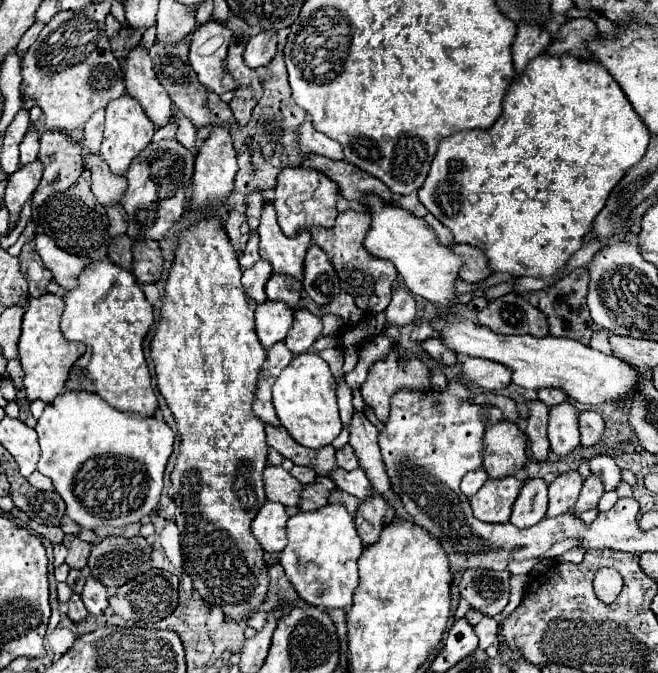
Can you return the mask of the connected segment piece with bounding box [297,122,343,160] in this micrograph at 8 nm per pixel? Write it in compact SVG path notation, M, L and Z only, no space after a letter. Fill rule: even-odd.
M303 122L297 128L297 140L303 152L315 152L333 160L343 160L343 148L335 140L317 132L311 122Z

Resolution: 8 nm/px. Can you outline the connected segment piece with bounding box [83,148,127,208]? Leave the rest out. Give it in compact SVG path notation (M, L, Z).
M83 148L83 162L85 168L91 170L91 190L95 194L95 198L99 200L99 204L107 206L117 206L123 198L123 192L127 190L127 180L123 176L113 176L109 166L103 162L101 156L91 156L85 148Z

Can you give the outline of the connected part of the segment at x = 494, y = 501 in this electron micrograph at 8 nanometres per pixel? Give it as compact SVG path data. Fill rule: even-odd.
M515 476L487 480L481 490L469 498L473 516L481 522L509 522L513 502L519 496L523 482Z

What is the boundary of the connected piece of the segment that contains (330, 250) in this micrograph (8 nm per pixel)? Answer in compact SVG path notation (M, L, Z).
M347 210L337 216L337 220L331 228L315 226L309 232L311 232L315 244L321 244L321 248L331 256L333 266L341 278L341 288L355 298L357 306L363 312L379 314L387 308L387 304L391 300L391 290L393 290L393 284L397 278L397 270L389 260L379 260L363 248L363 238L369 230L369 224L371 224L371 218L367 212Z

